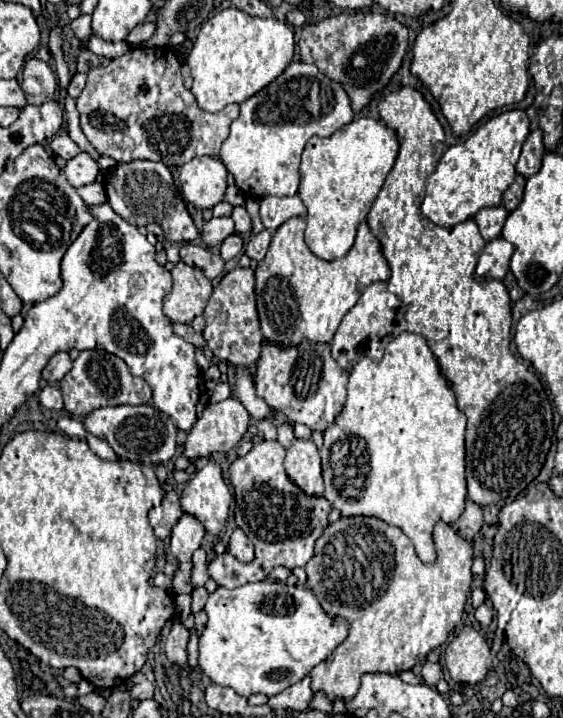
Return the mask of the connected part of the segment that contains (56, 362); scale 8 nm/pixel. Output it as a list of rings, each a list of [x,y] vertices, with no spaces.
[[[57,352],[55,356],[51,356],[51,360],[47,362],[47,366],[43,368],[41,378],[47,384],[57,384],[67,372],[71,370],[71,358],[67,352]]]

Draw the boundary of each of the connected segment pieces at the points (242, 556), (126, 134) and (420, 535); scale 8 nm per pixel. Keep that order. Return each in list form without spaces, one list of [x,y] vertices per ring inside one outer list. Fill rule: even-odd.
[[[235,528],[233,534],[231,534],[229,552],[241,562],[251,562],[253,560],[253,544],[251,544],[251,540],[245,536],[245,532],[241,528]]]
[[[131,48],[121,58],[111,60],[107,66],[91,68],[87,84],[77,98],[77,110],[81,116],[81,128],[91,146],[117,162],[129,160],[159,160],[165,166],[183,166],[195,156],[219,156],[223,140],[229,136],[231,122],[239,116],[239,104],[229,104],[221,112],[205,112],[197,106],[191,90],[183,86],[179,72],[179,60],[169,48]]]
[[[403,332],[391,340],[379,362],[363,358],[349,376],[343,412],[335,424],[325,430],[325,444],[319,450],[325,480],[323,496],[341,516],[375,516],[401,528],[413,542],[421,562],[435,562],[435,524],[457,522],[465,508],[465,424],[467,418],[457,408],[455,394],[441,376],[437,358],[425,338]]]

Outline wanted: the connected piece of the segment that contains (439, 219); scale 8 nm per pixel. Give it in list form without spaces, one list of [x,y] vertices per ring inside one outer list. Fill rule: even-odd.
[[[509,110],[489,118],[473,136],[443,154],[437,170],[429,176],[423,214],[437,226],[453,226],[473,218],[479,210],[501,206],[503,192],[515,180],[515,164],[529,134],[529,118],[523,110]]]

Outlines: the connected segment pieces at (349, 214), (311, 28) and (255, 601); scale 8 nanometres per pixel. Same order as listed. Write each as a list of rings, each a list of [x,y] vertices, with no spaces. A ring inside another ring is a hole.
[[[355,118],[351,124],[343,126],[335,134],[331,134],[327,138],[313,136],[307,142],[303,156],[301,156],[301,168],[299,168],[301,184],[299,184],[297,194],[303,200],[303,204],[307,206],[305,244],[309,246],[309,250],[315,256],[319,256],[321,260],[335,260],[335,258],[345,256],[351,250],[357,226],[369,214],[371,204],[375,202],[387,174],[393,168],[397,150],[399,150],[397,134],[385,122],[373,120],[373,118]]]
[[[343,12],[339,16],[327,16],[315,24],[307,24],[299,38],[299,54],[303,62],[315,64],[325,76],[343,84],[351,108],[359,114],[371,98],[381,92],[401,68],[401,62],[409,50],[407,28],[385,14],[375,12]]]
[[[261,580],[233,590],[219,586],[213,594],[209,594],[205,612],[209,618],[199,636],[199,666],[203,674],[213,680],[213,684],[229,686],[245,698],[257,692],[265,696],[283,692],[283,688],[303,680],[347,638],[347,622],[343,618],[327,616],[309,588],[289,588],[283,582]]]

